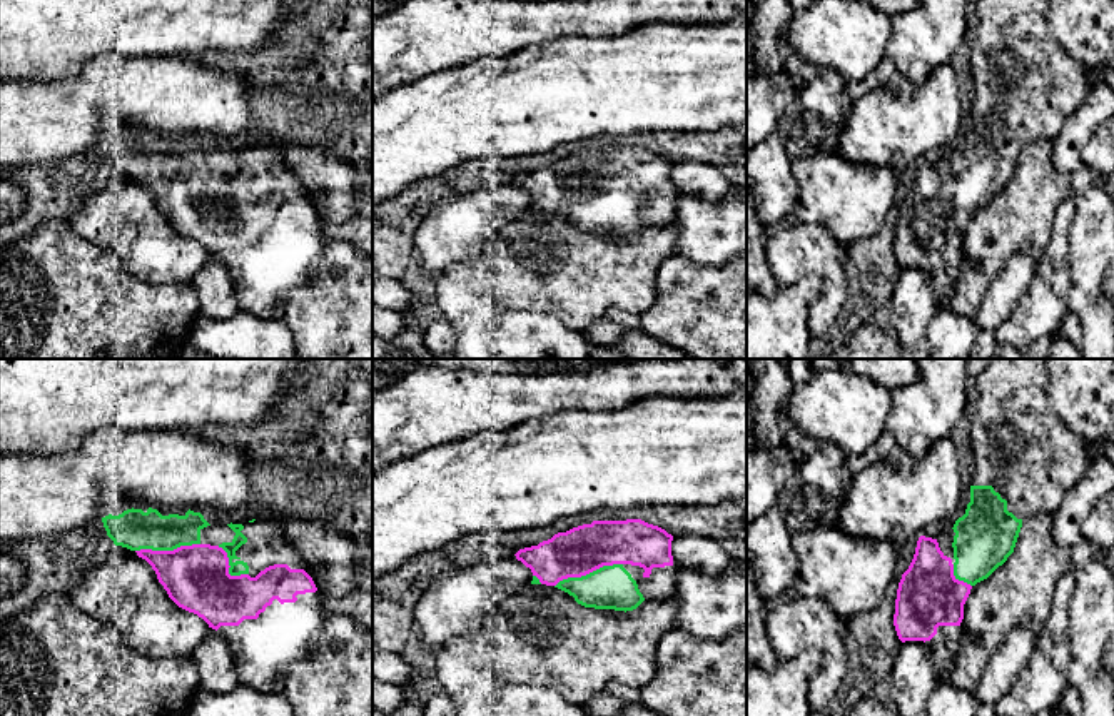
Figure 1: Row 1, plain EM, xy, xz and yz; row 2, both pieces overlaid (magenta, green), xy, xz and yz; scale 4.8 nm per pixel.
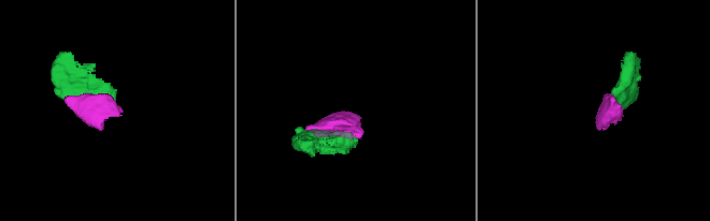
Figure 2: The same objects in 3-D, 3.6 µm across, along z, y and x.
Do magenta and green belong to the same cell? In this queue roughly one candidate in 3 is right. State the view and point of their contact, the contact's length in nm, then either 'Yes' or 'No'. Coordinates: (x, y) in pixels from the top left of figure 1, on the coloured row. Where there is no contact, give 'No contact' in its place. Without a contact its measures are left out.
Touches magenta at xz (588, 573). Shared border 340 nm. Yes

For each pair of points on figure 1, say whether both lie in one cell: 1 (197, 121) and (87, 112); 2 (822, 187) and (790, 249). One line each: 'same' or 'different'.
1: same
2: different

